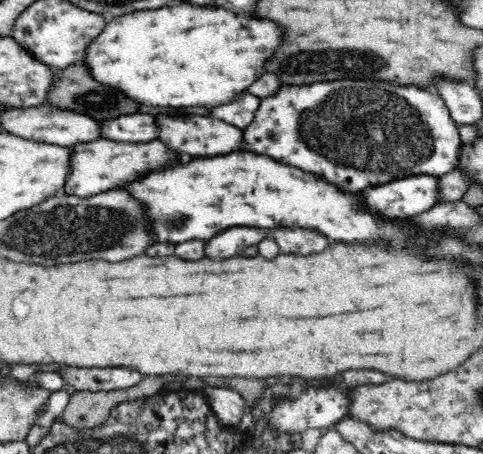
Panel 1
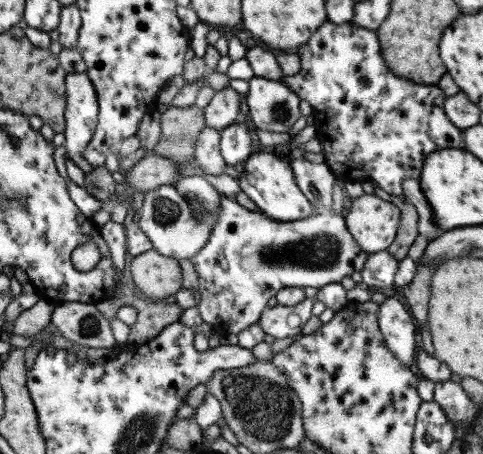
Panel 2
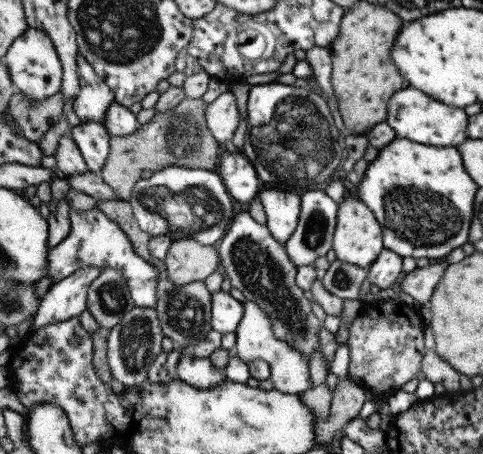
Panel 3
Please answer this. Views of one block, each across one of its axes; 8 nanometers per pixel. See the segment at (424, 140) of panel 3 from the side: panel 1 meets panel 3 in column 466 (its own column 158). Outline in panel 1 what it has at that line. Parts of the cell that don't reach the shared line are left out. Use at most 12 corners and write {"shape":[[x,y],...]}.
{"shape":[[154,116],[174,152],[242,152],[242,128],[214,116]]}

